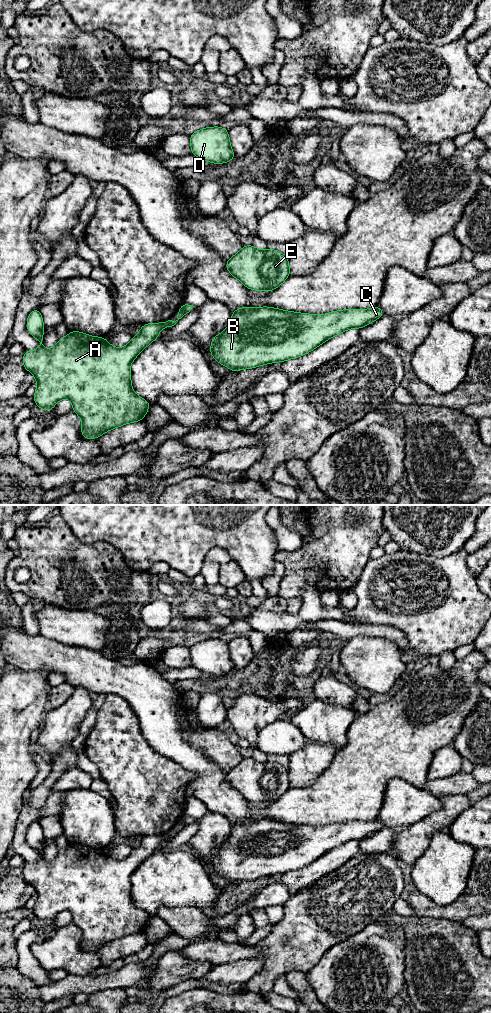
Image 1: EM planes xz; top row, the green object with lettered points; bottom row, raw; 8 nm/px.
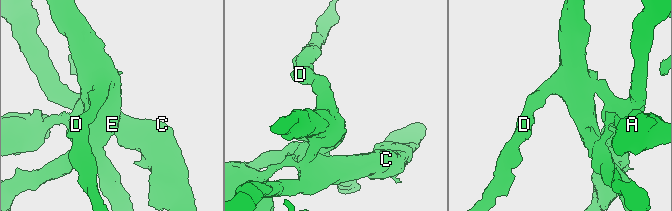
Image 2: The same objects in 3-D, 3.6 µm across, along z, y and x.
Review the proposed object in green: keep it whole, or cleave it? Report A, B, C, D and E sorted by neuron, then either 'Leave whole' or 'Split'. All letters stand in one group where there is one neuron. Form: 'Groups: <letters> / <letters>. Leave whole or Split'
Groups: A B C / D E. Split

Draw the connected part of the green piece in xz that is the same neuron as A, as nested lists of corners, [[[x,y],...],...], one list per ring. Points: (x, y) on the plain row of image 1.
[[[180,819],[176,833],[168,832],[161,835],[144,836],[138,846],[122,860],[113,859],[104,849],[94,849],[82,844],[70,843],[67,848],[59,851],[52,861],[47,862],[43,858],[44,851],[42,848],[45,838],[42,827],[39,821],[32,822],[27,830],[27,842],[30,847],[40,854],[41,858],[37,862],[26,862],[24,864],[23,879],[35,888],[37,894],[37,900],[33,909],[34,914],[39,920],[50,923],[59,912],[70,911],[73,923],[82,931],[81,946],[86,951],[99,950],[109,942],[143,932],[151,916],[135,906],[131,898],[130,877],[144,860],[160,848],[159,841],[162,843],[165,839],[174,838],[184,827],[185,824]]]

